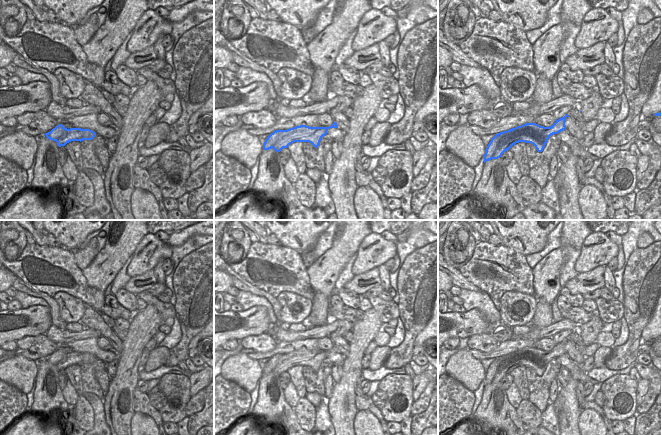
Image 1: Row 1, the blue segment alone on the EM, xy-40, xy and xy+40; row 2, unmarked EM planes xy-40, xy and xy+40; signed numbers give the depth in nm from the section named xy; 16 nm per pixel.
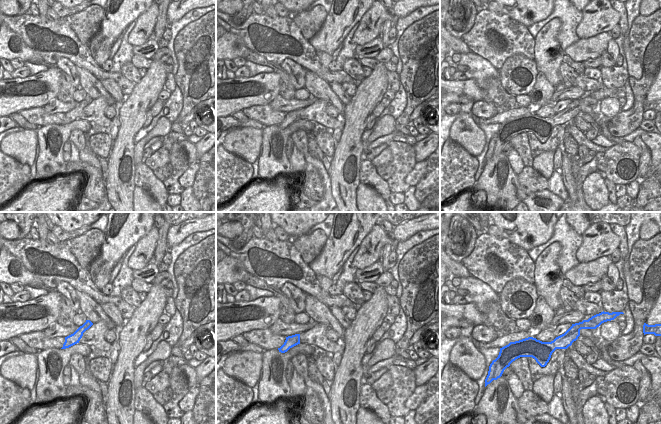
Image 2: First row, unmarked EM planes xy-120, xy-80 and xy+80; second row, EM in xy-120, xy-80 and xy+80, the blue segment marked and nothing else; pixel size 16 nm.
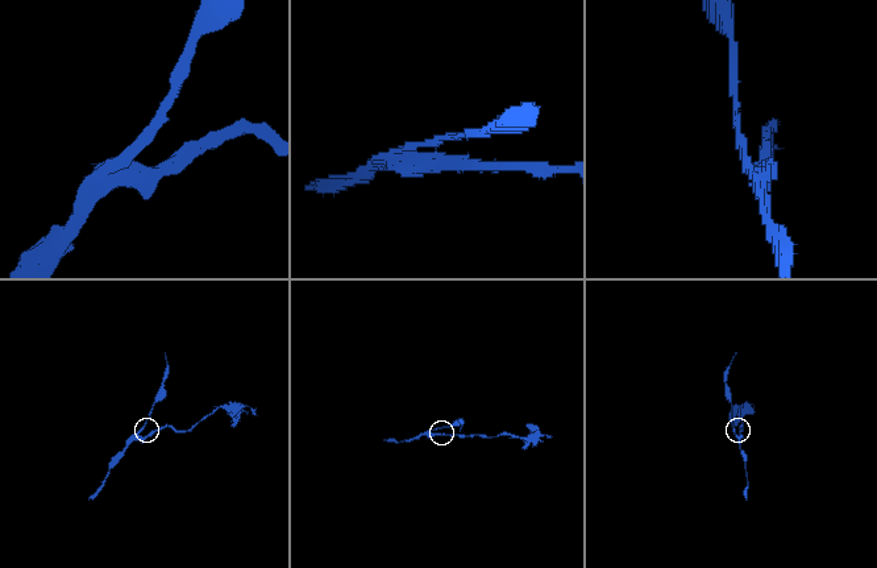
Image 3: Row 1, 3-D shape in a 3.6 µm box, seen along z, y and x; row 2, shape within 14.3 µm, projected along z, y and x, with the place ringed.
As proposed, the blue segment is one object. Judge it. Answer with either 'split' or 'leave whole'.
split

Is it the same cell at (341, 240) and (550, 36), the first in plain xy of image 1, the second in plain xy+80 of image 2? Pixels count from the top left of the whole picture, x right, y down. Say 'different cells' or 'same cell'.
same cell

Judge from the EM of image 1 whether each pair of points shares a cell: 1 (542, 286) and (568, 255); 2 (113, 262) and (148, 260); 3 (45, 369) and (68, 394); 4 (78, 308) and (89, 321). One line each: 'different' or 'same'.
1: different
2: different
3: different
4: different

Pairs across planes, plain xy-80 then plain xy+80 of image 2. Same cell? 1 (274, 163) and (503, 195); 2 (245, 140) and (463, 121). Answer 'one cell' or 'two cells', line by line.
1: one cell
2: one cell

